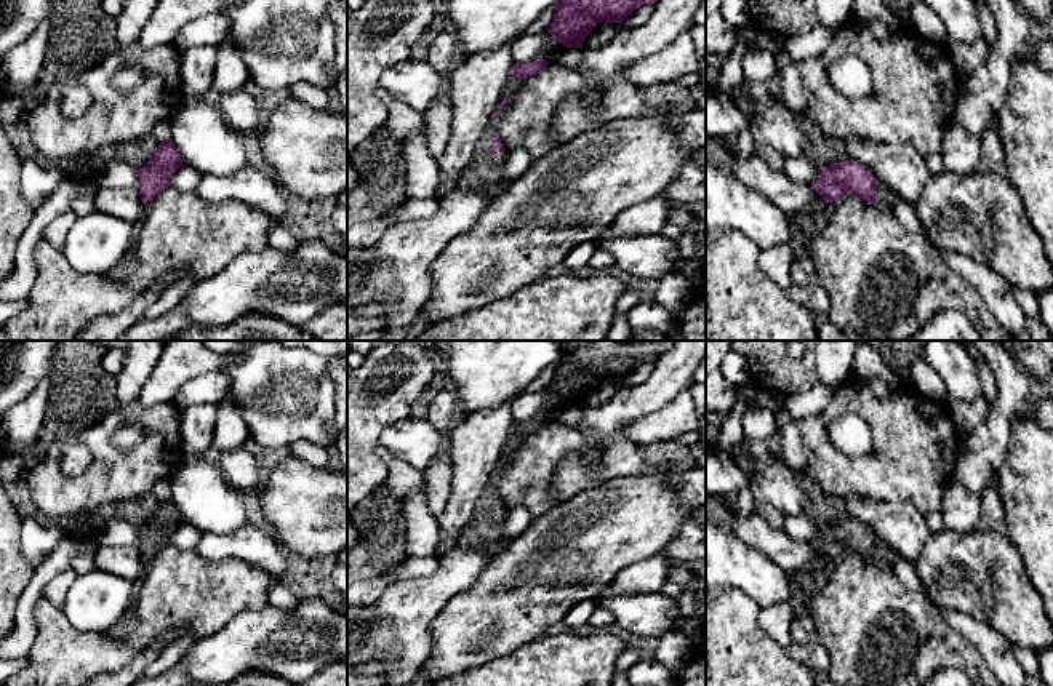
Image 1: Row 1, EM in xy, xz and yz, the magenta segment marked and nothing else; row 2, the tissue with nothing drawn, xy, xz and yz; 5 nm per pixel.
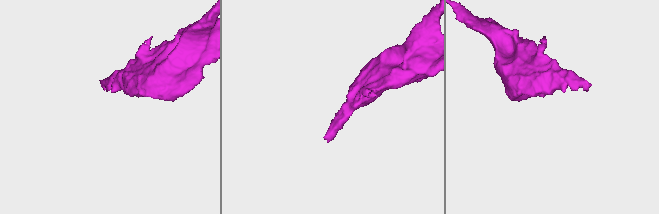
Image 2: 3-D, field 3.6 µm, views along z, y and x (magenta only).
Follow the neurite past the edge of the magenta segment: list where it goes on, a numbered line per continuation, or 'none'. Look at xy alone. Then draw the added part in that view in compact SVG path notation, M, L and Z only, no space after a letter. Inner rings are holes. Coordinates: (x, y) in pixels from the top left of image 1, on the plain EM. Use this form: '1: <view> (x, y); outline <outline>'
none

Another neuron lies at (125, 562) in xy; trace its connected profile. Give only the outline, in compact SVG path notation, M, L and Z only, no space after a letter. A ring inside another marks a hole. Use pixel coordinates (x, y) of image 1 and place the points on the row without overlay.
M98 547L94 568L136 584L144 571L144 560L138 547Z

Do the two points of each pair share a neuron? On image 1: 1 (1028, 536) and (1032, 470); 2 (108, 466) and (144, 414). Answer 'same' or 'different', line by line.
1: same
2: same

